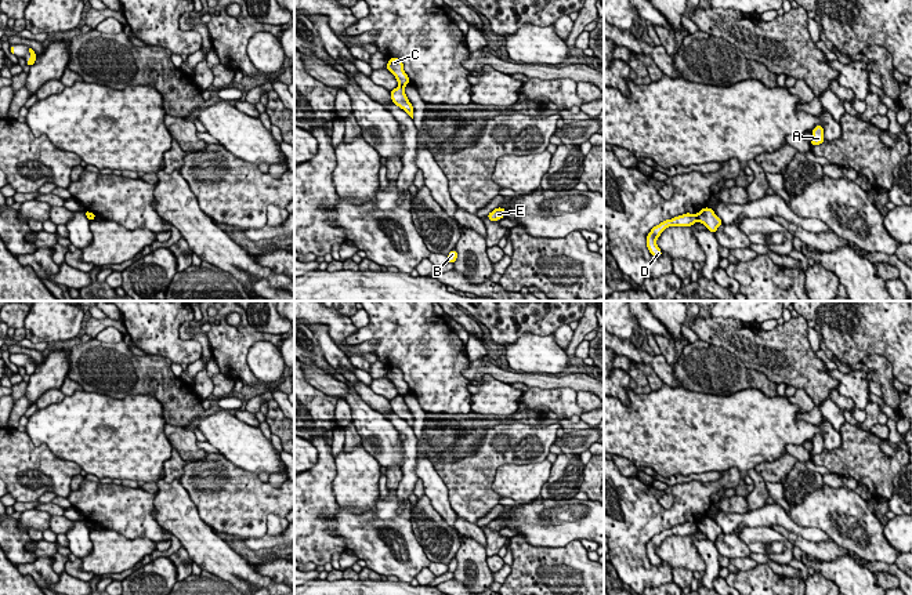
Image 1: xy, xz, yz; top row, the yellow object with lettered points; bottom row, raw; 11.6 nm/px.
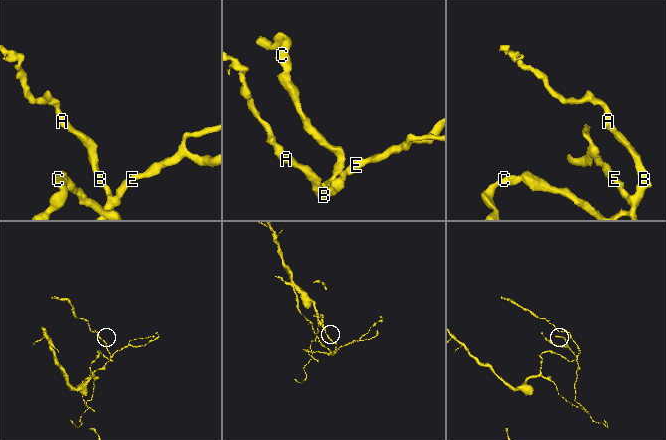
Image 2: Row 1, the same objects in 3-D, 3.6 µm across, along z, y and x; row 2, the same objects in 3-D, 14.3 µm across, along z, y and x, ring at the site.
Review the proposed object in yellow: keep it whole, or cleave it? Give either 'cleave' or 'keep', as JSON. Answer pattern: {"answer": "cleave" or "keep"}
{"answer": "cleave"}

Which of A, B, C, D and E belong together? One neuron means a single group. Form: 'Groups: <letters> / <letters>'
Groups: A B E / C D

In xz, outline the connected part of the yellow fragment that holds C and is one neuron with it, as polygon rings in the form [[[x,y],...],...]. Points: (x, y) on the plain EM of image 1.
[[[391,367],[388,369],[388,373],[386,375],[397,388],[399,395],[408,395],[409,387],[403,380],[403,373],[399,367]]]

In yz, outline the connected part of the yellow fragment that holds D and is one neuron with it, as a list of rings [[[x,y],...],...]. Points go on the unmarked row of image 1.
[[[685,522],[683,525],[674,526],[672,529],[666,529],[661,531],[659,534],[655,534],[651,541],[647,544],[647,556],[654,566],[661,566],[662,560],[656,555],[656,548],[661,545],[661,543],[669,537],[669,536],[691,536],[695,531],[698,531],[696,523]]]

